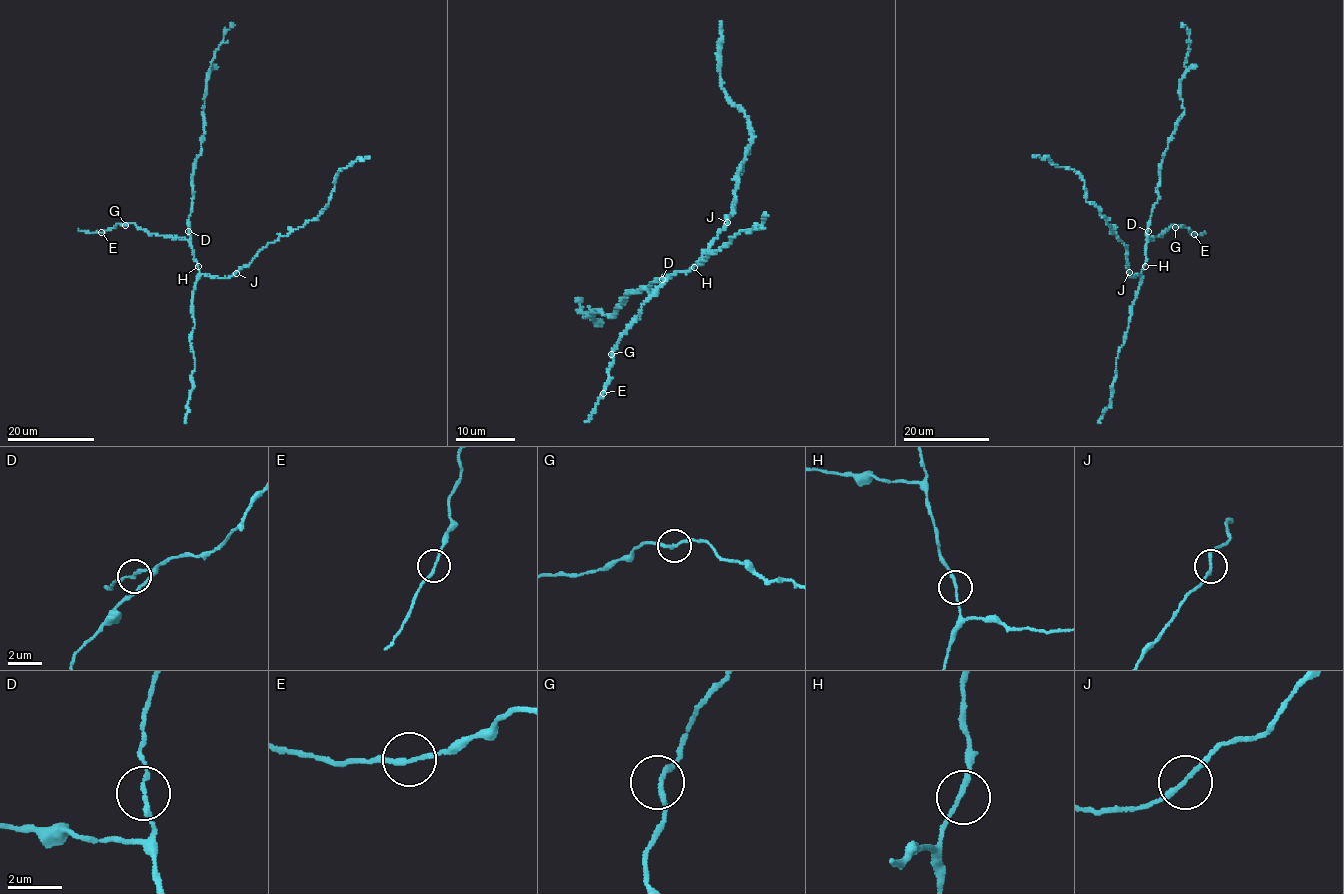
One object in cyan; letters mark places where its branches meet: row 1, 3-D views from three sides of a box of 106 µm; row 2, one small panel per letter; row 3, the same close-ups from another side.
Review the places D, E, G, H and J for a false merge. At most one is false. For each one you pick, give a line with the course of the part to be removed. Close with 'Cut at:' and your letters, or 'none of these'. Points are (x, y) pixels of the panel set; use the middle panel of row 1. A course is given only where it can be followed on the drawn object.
Cut at: none of these

